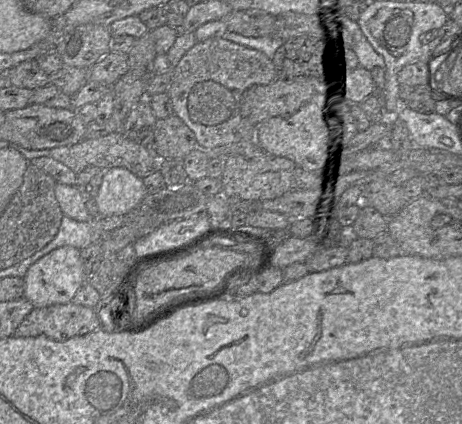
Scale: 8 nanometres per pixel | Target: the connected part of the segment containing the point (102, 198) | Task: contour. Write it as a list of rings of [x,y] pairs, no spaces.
[[[126,168],[104,170],[95,197],[100,216],[125,215],[138,207],[147,195],[143,179]]]

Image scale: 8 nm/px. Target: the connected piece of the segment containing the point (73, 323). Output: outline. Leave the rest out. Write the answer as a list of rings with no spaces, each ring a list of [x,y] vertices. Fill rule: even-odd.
[[[69,302],[34,308],[18,326],[14,335],[45,335],[57,341],[65,341],[93,332],[100,327],[101,322],[93,308]]]

